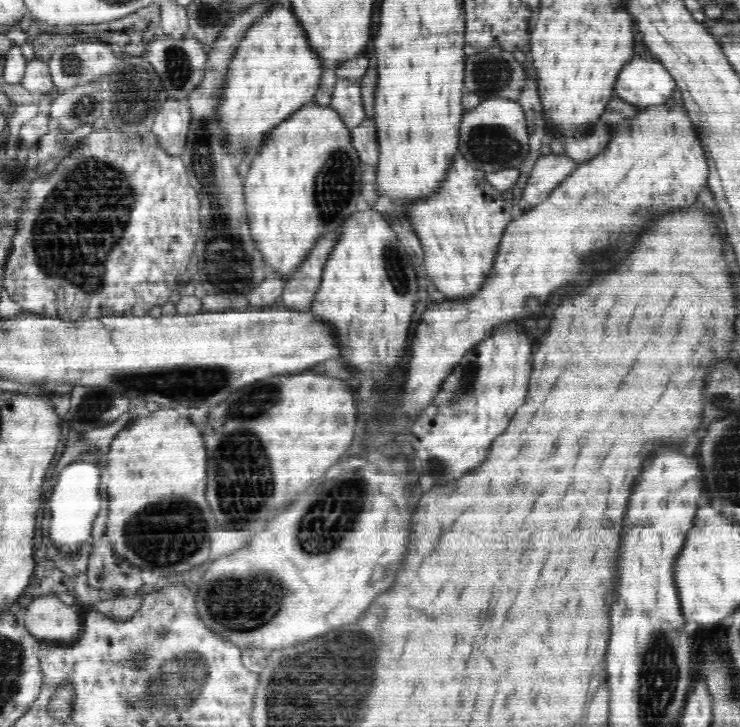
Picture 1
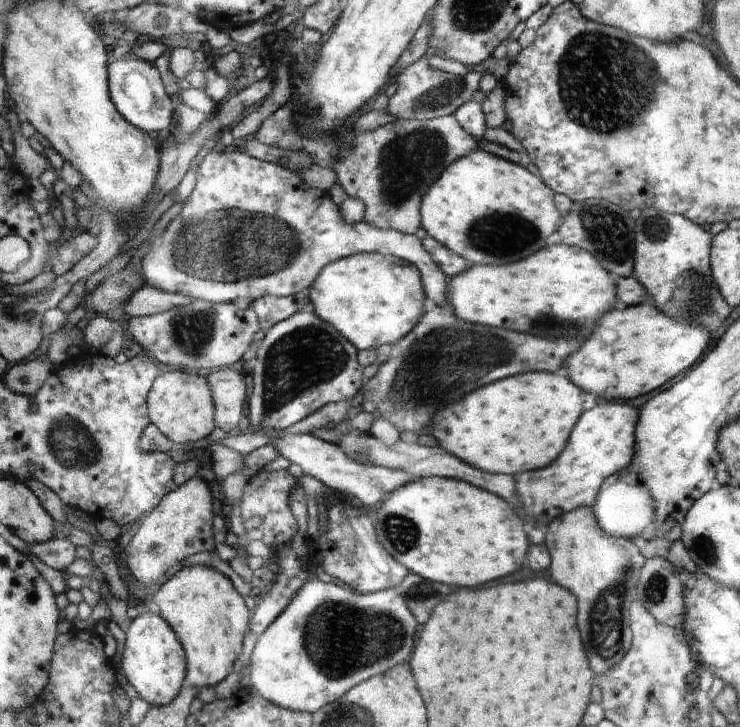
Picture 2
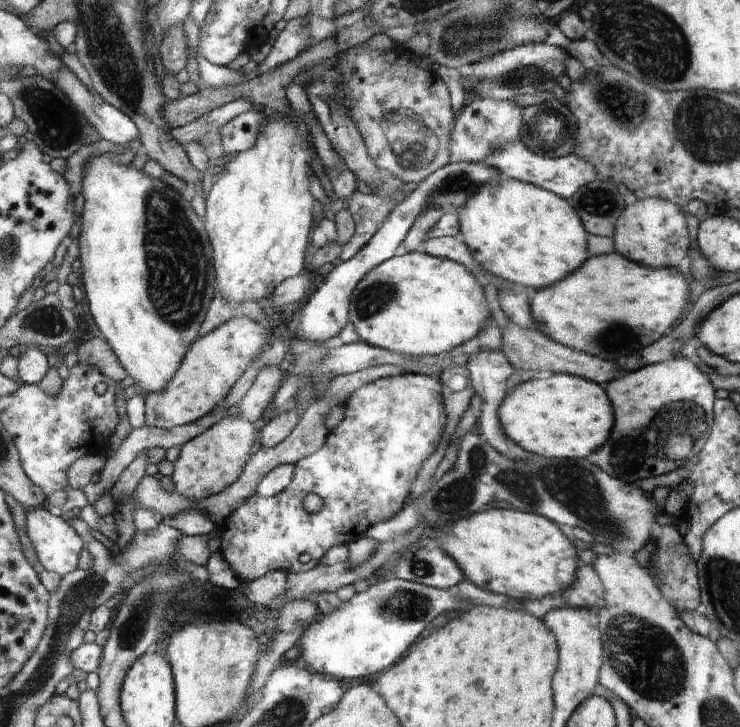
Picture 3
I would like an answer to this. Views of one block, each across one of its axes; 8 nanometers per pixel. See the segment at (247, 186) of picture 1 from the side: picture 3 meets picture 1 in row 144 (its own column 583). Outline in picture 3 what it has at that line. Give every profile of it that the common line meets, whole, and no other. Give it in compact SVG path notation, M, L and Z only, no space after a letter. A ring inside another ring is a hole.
M615 250L607 255L587 258L562 281L531 291L529 306L537 329L554 342L605 361L617 361L621 356L627 356L628 352L640 350L648 346L648 342L658 340L668 326L682 318L688 299L688 282L681 270L641 265L624 258Z

